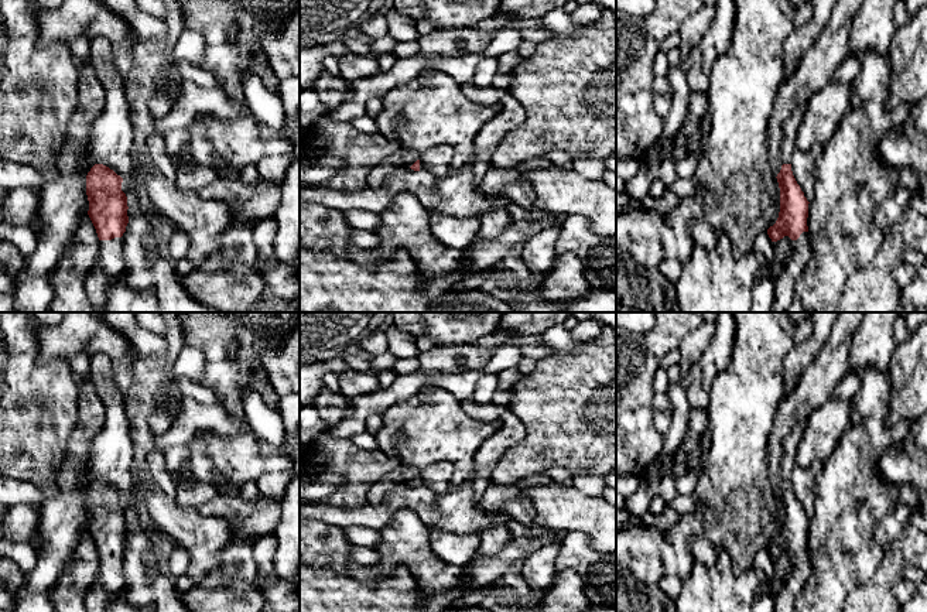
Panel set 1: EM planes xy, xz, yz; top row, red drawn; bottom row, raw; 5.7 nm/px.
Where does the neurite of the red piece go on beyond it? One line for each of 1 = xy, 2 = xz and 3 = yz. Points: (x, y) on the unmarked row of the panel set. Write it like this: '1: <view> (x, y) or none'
1: xy (112, 451)
2: xz (437, 477)
3: yz (796, 581)

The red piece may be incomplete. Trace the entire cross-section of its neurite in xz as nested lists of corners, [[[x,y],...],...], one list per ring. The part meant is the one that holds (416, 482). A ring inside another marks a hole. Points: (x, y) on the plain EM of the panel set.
[[[448,461],[431,464],[424,468],[420,475],[410,482],[414,488],[428,488],[437,495],[445,493],[452,489],[451,476],[454,465]]]

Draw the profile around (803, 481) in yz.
[[[813,464],[810,468],[794,468],[791,475],[791,488],[808,519],[815,512],[815,481],[822,465]]]

